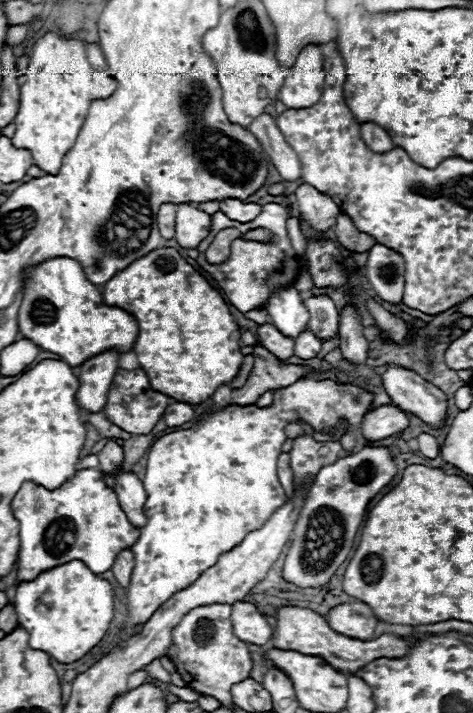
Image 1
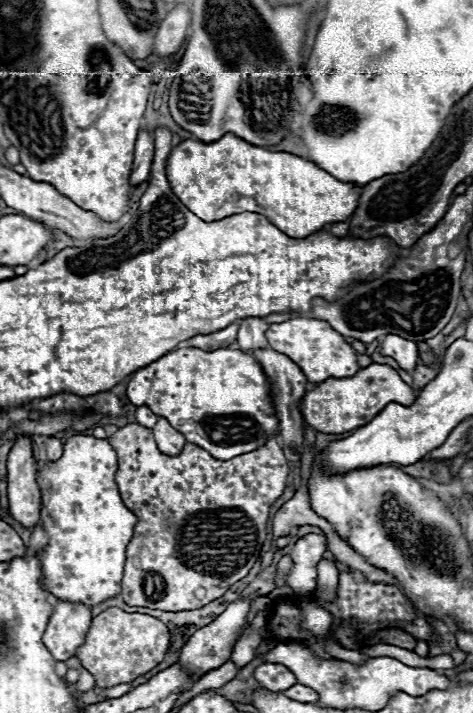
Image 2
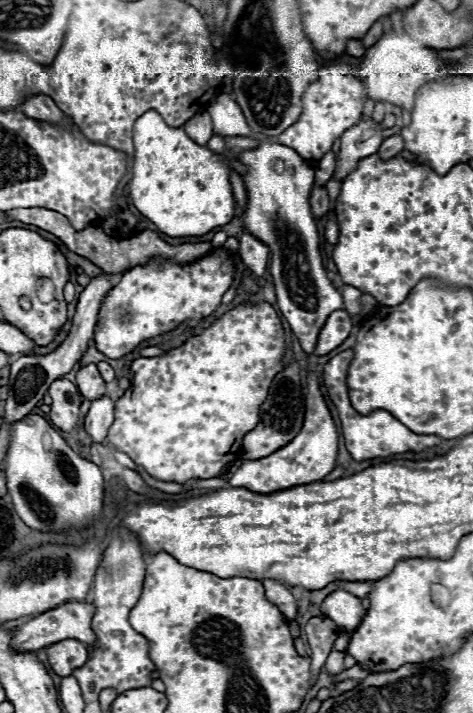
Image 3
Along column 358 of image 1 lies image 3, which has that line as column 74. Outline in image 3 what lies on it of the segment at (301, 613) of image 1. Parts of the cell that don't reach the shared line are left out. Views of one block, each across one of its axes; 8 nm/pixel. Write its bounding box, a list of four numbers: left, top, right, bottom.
[48,640,86,676]

